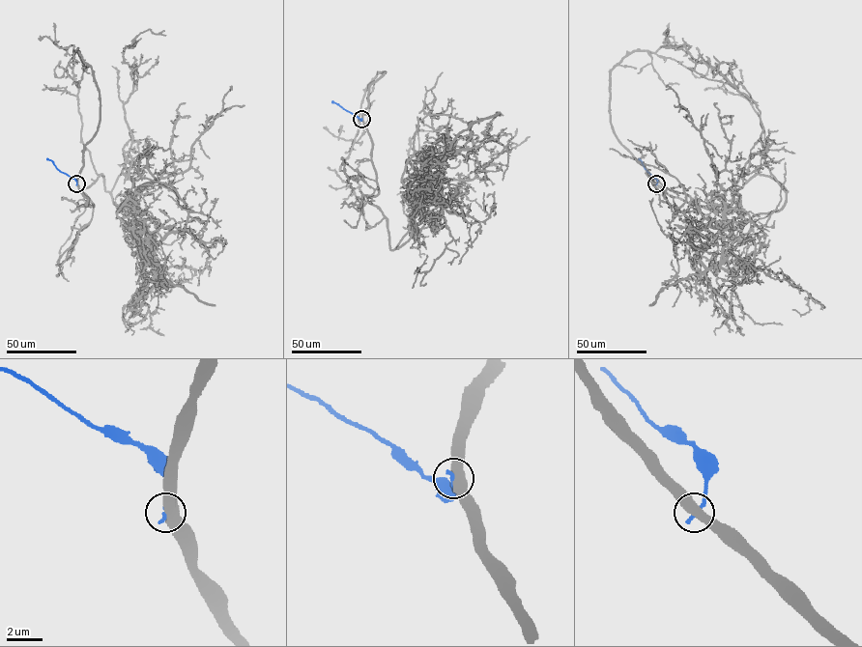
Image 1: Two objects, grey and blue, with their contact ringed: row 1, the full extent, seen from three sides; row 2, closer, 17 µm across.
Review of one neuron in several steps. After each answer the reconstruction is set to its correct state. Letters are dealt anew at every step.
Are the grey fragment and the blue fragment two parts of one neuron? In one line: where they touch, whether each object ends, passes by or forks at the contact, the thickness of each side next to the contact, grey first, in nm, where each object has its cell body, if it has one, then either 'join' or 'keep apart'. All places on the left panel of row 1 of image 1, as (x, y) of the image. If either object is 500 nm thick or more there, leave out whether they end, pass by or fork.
(76, 183) | 500/240 nm | grey none | blue none | keep apart

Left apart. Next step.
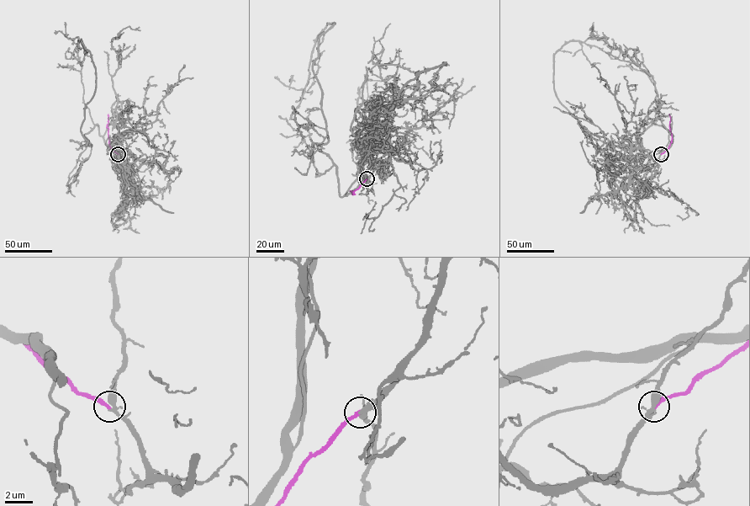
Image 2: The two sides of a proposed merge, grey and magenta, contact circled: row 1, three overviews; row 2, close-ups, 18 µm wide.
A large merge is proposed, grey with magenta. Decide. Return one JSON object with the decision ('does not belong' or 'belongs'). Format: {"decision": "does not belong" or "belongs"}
{"decision": "belongs"}

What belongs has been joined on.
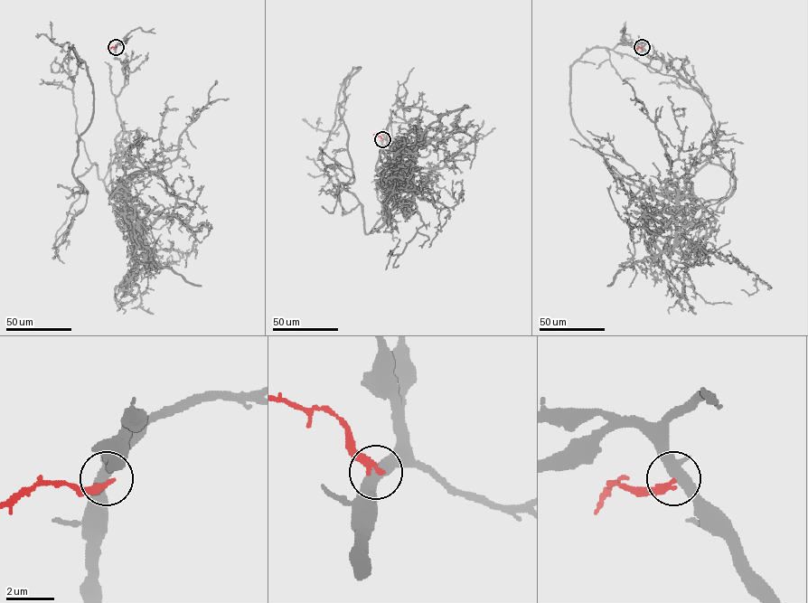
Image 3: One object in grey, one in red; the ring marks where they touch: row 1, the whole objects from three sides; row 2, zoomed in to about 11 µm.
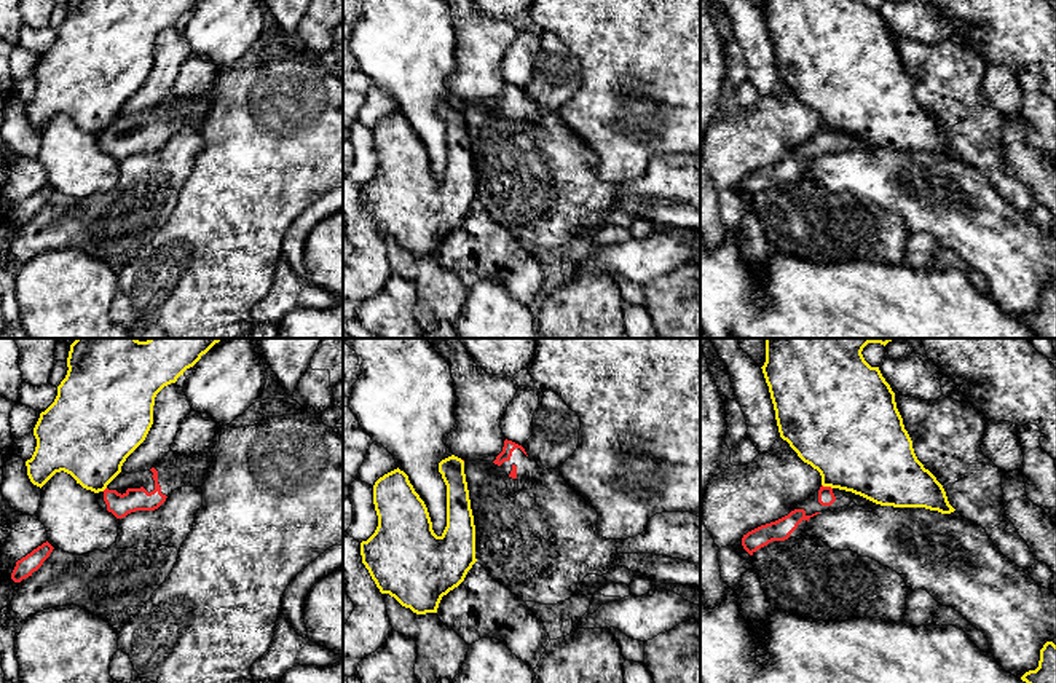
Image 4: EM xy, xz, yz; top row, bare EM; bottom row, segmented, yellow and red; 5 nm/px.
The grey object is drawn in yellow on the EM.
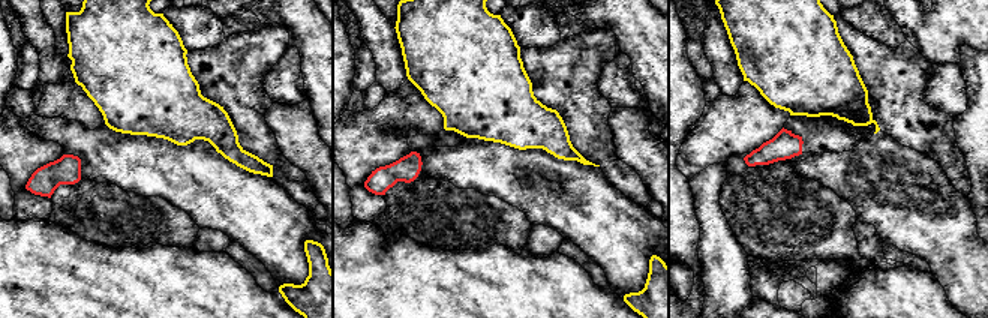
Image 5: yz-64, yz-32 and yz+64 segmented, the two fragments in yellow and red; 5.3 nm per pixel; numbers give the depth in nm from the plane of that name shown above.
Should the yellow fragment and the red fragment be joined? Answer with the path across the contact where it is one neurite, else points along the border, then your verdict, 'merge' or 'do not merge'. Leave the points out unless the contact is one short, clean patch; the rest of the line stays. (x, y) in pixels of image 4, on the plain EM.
along yz (822, 126), (831, 131) | do not merge

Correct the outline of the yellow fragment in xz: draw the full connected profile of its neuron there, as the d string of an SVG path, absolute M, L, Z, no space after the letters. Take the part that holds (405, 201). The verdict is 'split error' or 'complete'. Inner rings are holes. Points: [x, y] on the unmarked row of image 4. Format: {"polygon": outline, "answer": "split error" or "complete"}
{"polygon": "M451 97L439 105L439 115L447 128L447 169L440 179L434 176L428 150L408 118L397 110L373 128L378 169L367 184L361 185L362 206L380 235L389 236L416 257L437 255L442 239L458 230L477 204L464 104Z", "answer": "complete"}

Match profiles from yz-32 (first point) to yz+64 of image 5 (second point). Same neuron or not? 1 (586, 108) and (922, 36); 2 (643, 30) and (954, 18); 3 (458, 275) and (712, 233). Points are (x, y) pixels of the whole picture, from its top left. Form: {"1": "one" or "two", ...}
{"1": "two", "2": "one", "3": "two"}

